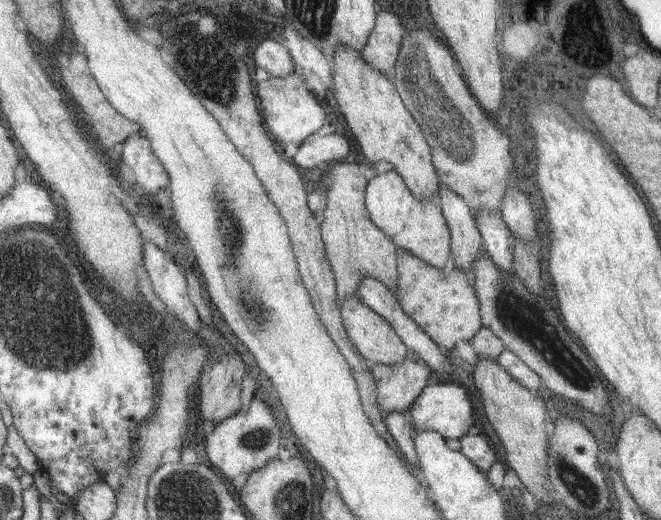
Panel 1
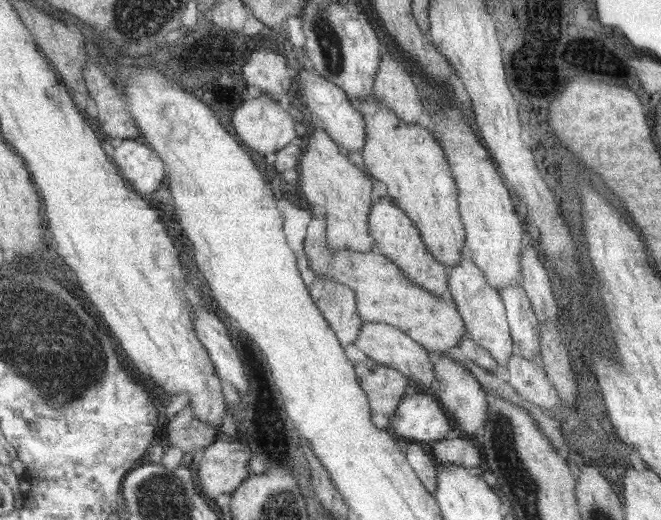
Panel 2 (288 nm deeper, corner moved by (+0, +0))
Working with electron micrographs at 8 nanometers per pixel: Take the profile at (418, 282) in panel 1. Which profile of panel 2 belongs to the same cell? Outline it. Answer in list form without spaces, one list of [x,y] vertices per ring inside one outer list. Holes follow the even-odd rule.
[[[313,218],[313,222],[309,224],[305,252],[311,264],[311,270],[323,280],[329,280],[331,276],[333,282],[349,286],[349,290],[353,290],[357,296],[357,308],[359,308],[363,322],[391,324],[393,328],[399,328],[407,336],[415,338],[415,342],[425,346],[431,354],[455,354],[457,352],[457,346],[469,332],[451,296],[445,296],[445,298],[431,296],[421,286],[415,286],[411,280],[407,280],[407,276],[399,270],[399,266],[393,264],[389,256],[377,250],[335,252],[333,248],[327,246],[325,228],[327,228],[325,218]]]

